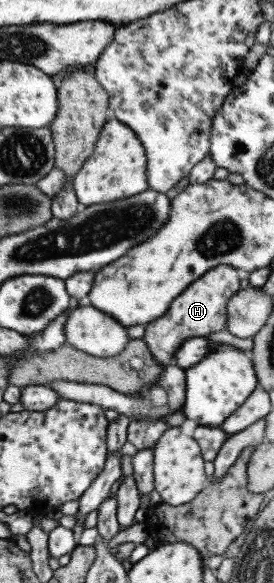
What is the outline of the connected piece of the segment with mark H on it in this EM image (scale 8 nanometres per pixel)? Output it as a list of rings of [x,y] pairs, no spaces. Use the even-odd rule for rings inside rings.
[[[217,265],[199,279],[192,281],[171,303],[161,317],[146,323],[142,340],[153,359],[161,366],[172,365],[175,352],[190,337],[204,337],[226,327],[227,300],[239,290],[241,271],[231,266]]]

